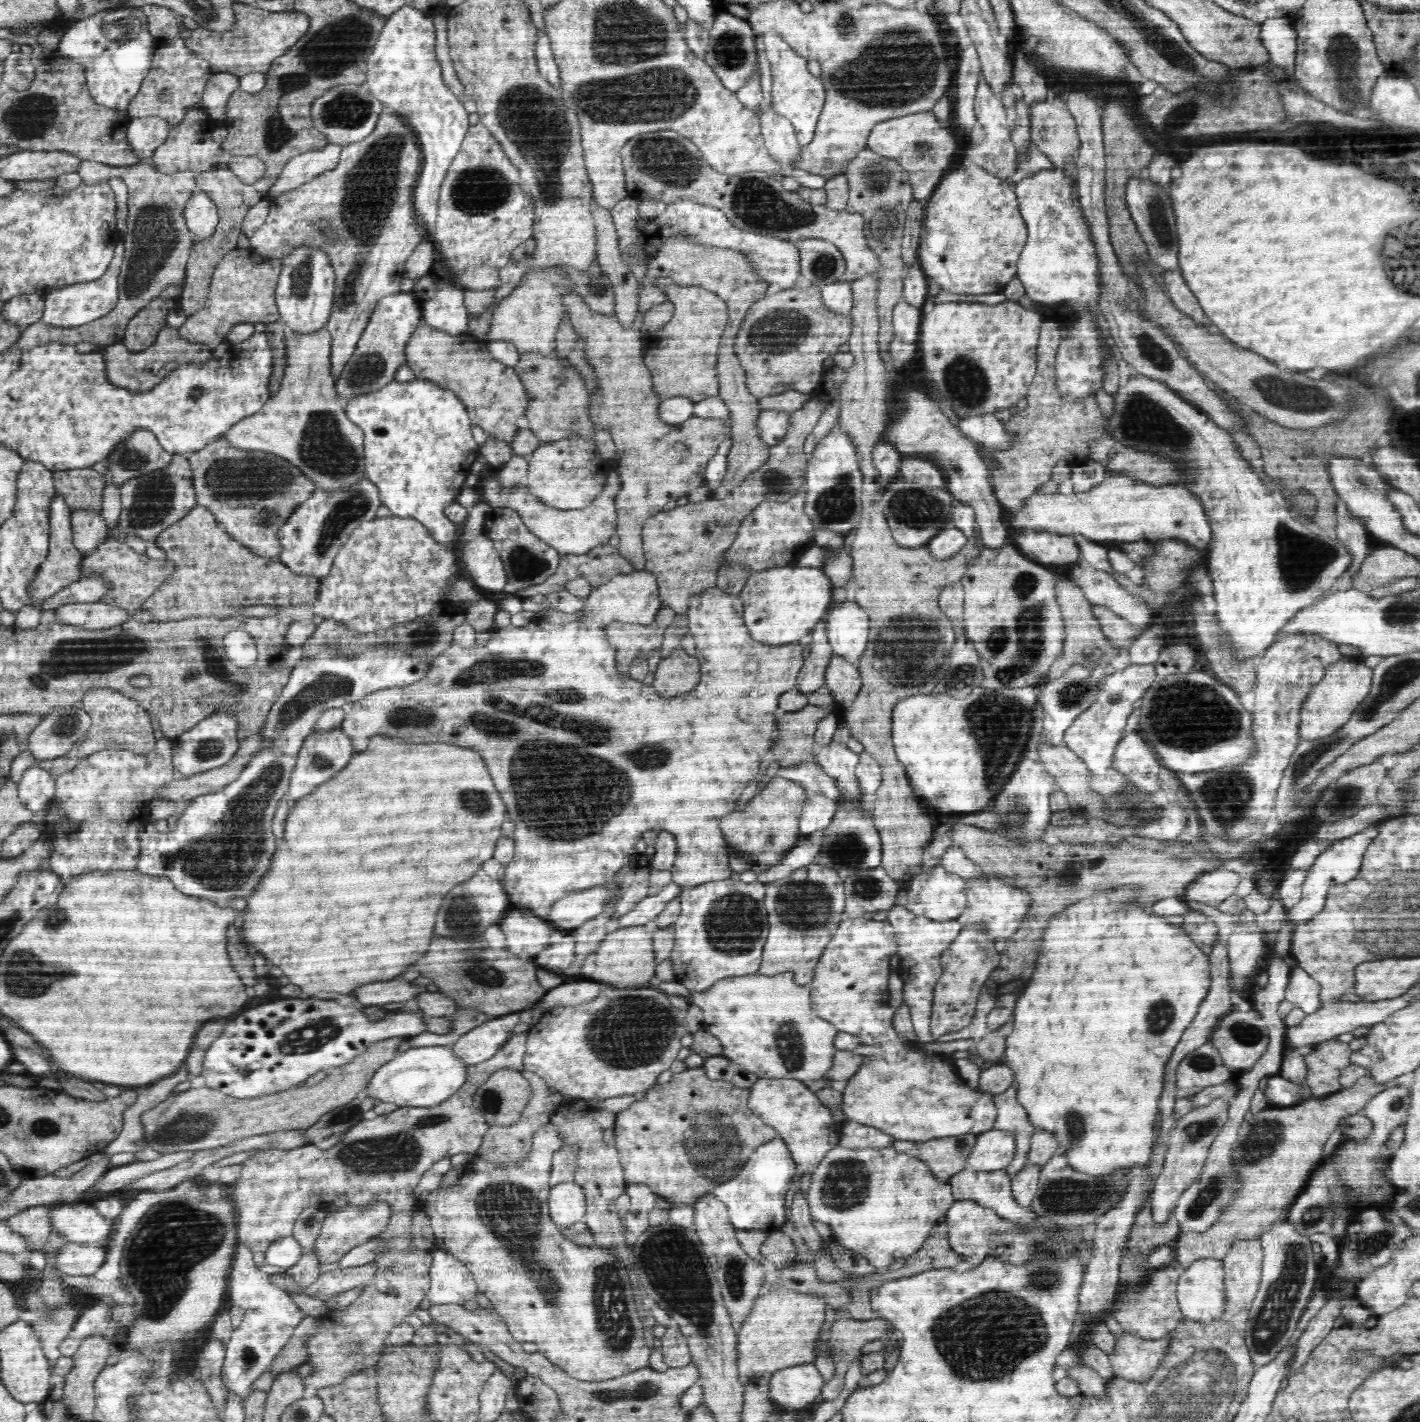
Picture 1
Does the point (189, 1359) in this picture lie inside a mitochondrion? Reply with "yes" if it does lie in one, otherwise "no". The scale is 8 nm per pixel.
no

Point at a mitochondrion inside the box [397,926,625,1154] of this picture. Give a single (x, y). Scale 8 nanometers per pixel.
(475, 970)

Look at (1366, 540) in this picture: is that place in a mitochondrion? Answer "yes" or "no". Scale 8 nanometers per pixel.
no

